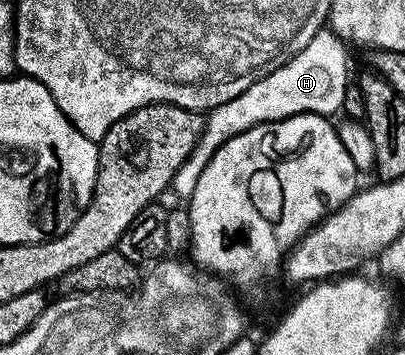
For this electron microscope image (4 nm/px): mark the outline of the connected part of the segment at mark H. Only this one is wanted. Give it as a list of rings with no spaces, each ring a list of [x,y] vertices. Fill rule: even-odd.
[[[329,28],[319,30],[309,44],[281,68],[251,85],[241,96],[219,105],[210,111],[201,133],[187,161],[174,171],[173,182],[183,186],[184,195],[191,195],[199,183],[201,172],[209,160],[230,139],[246,133],[254,126],[283,121],[295,114],[314,113],[323,117],[335,115],[342,109],[344,96],[349,83],[347,77],[346,45]]]

